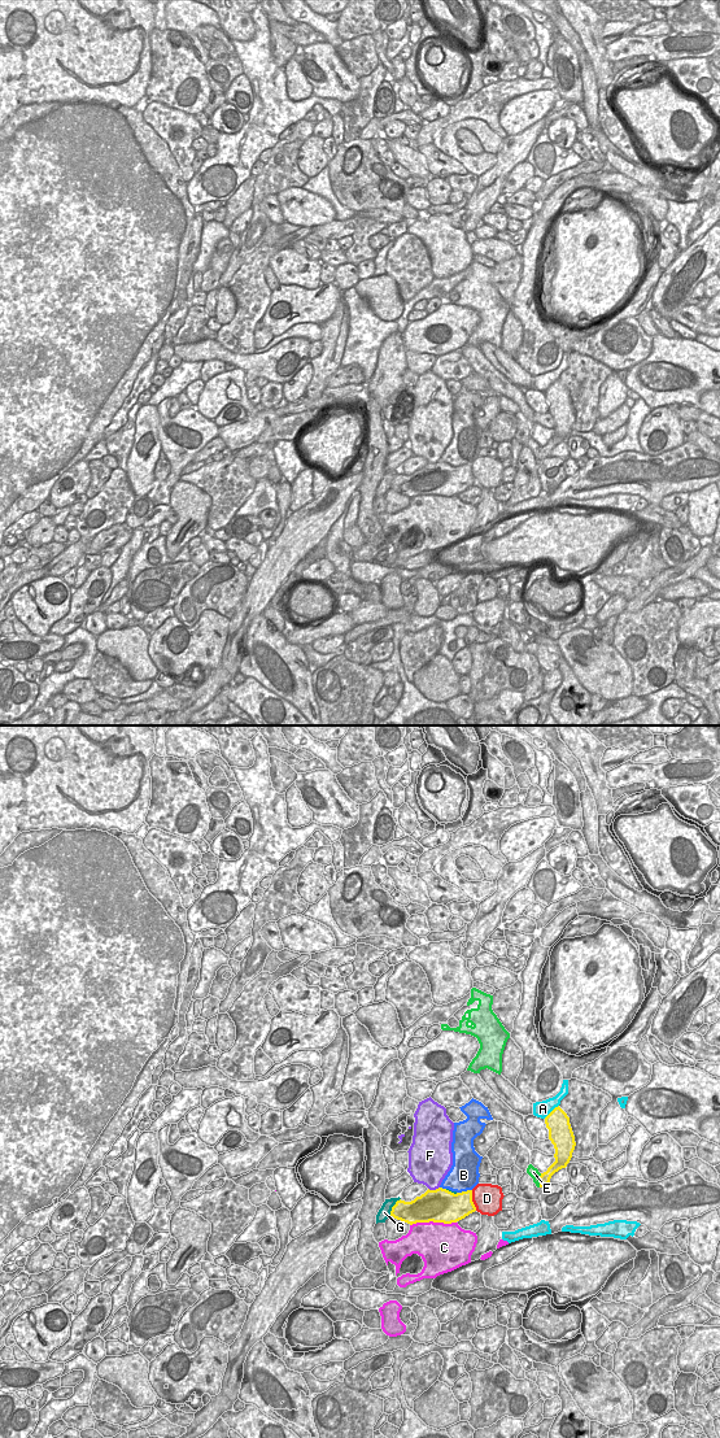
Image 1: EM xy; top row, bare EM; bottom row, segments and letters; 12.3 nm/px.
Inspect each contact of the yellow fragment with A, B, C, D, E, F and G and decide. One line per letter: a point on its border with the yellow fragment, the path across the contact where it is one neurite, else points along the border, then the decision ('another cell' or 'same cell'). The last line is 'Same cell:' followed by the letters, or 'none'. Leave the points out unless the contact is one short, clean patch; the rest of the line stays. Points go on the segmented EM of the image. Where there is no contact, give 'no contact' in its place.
A: meets yellow in xy at (552, 1111); another cell
B: meets yellow in xy at (463, 1192); another cell
C: meets yellow in xy at (432, 1220); another cell
D: meets yellow in xy at (471, 1201); another cell
E: meets yellow in xy at (540, 1180); another cell
F: meets yellow in xy at (433, 1190); another cell
G: meets yellow in xy at (392, 1207); same cell
Same cell: G

